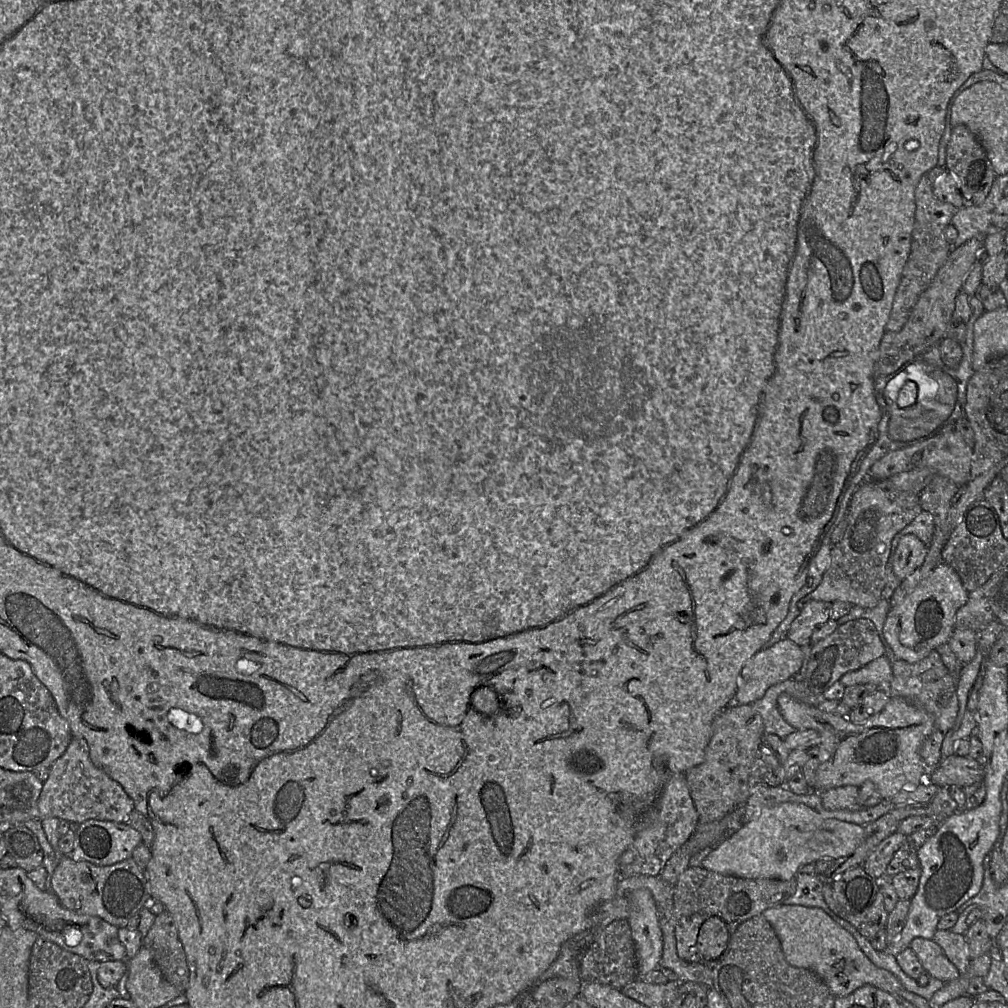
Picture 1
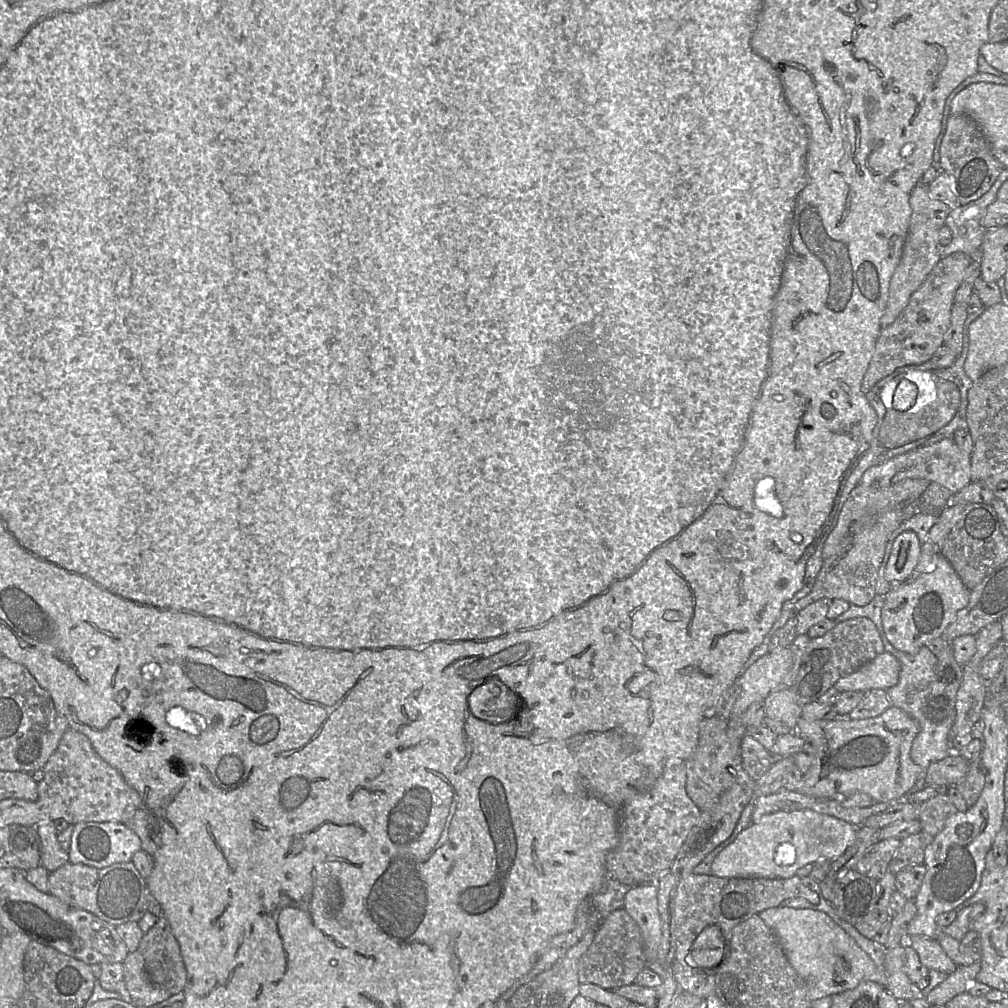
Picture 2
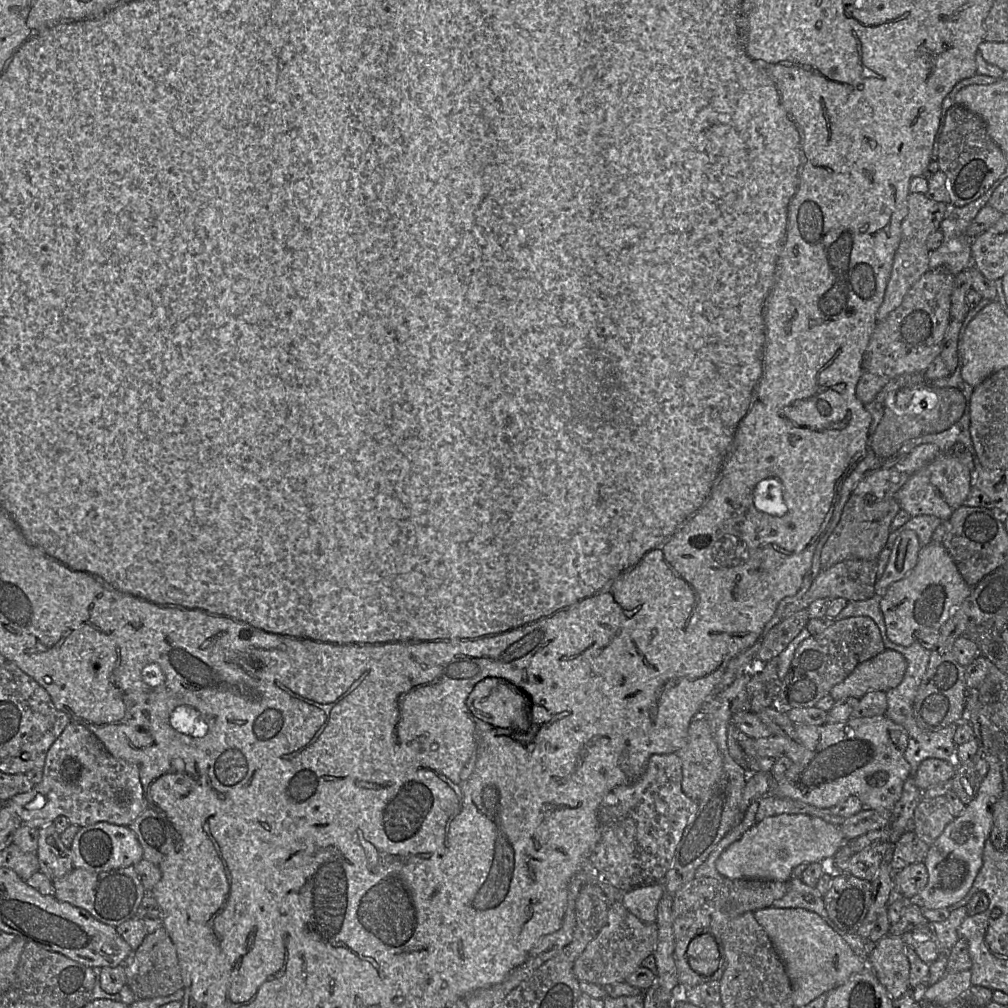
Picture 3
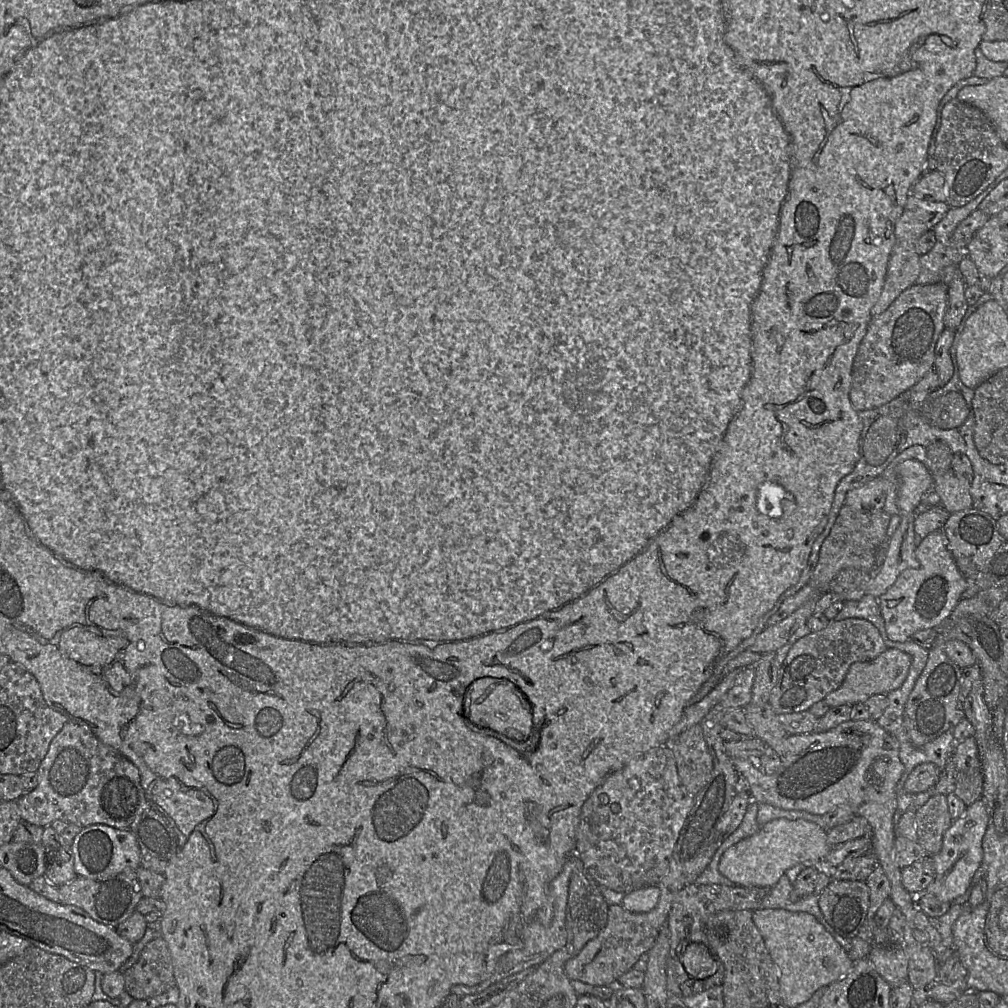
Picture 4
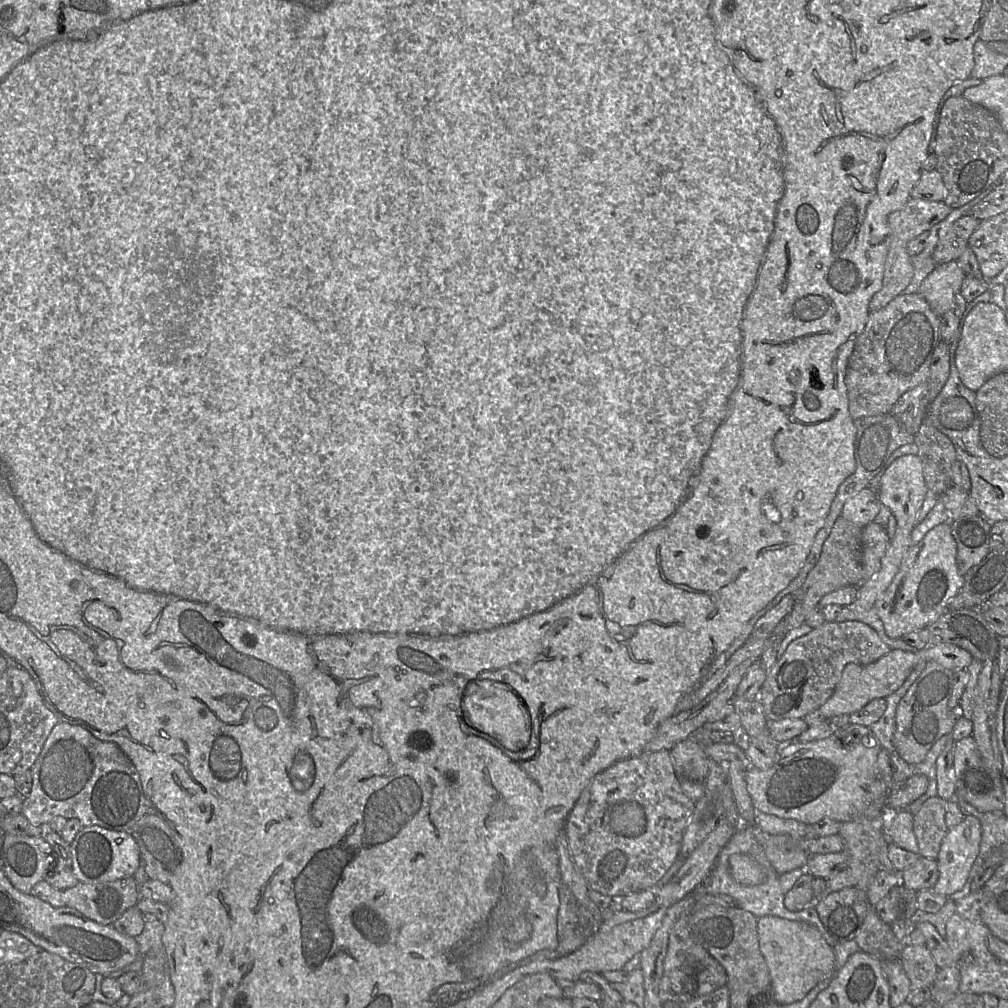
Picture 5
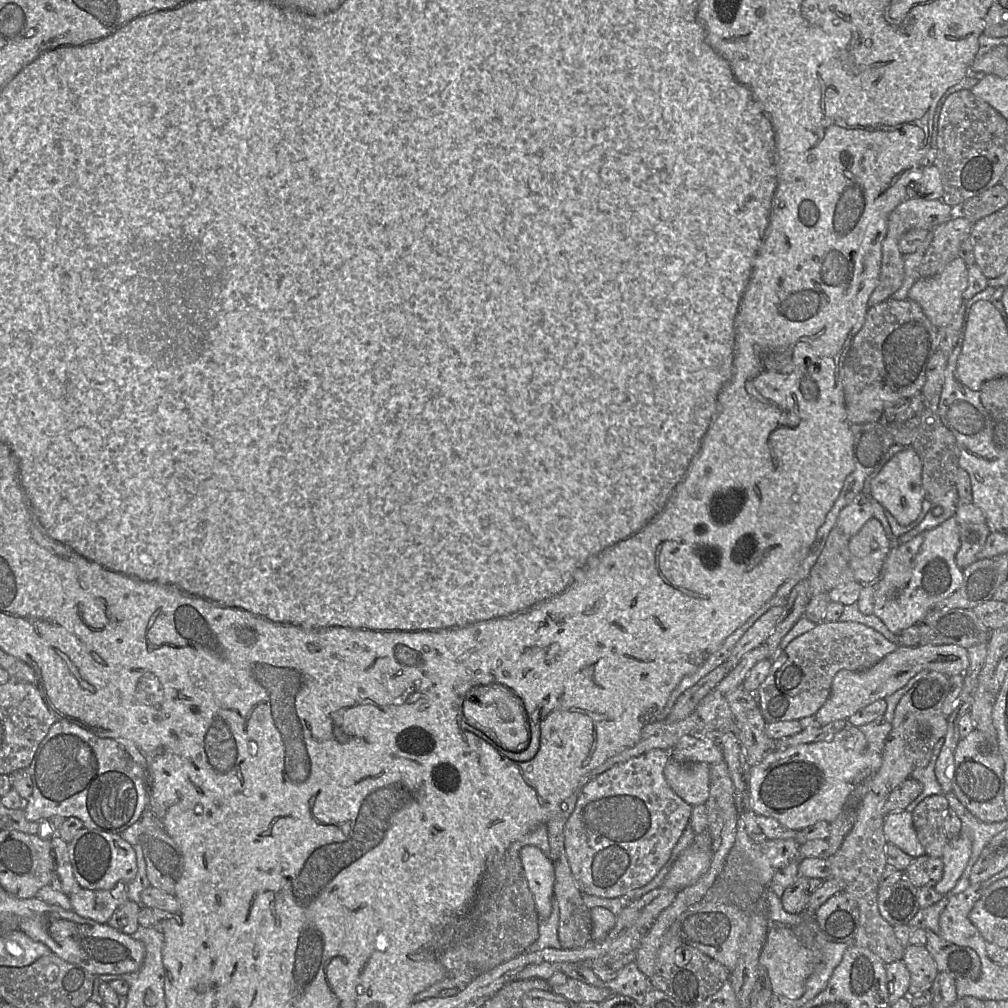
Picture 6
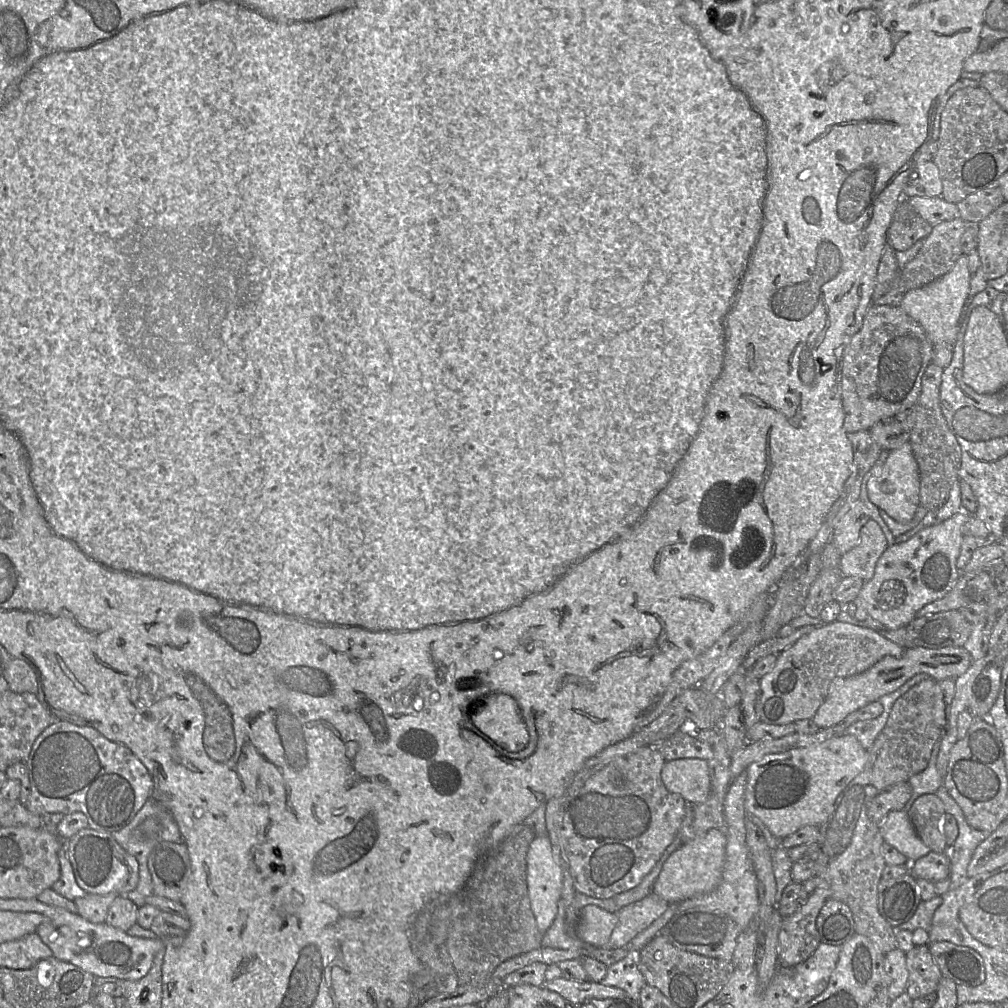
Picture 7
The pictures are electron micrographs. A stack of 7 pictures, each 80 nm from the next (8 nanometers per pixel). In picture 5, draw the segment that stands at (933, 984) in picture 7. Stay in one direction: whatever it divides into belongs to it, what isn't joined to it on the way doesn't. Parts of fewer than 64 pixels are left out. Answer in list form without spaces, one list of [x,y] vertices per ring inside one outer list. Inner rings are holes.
[[[904,942],[900,963],[910,981],[912,993],[930,988],[934,983],[938,968],[925,945]]]

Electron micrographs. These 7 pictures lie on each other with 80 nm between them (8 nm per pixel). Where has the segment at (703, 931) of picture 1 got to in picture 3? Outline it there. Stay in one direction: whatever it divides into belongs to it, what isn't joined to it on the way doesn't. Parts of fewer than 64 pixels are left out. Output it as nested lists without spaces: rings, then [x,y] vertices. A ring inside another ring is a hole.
[[[702,934],[692,939],[686,956],[690,967],[700,975],[711,976],[718,969],[719,947],[715,938],[710,934]]]

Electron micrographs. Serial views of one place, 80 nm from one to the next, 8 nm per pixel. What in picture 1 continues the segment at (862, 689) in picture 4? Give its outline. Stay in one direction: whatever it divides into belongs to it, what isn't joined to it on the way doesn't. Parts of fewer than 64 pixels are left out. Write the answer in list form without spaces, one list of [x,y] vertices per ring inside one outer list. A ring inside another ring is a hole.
[[[886,655],[868,663],[862,668],[844,674],[839,680],[844,687],[873,684],[885,687],[893,678],[892,666]]]

